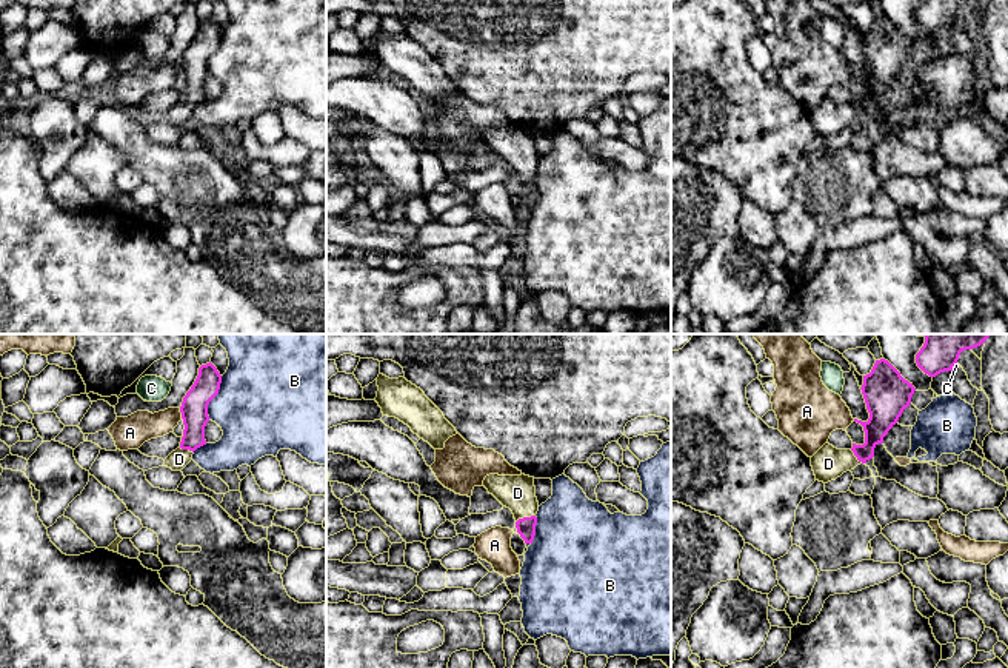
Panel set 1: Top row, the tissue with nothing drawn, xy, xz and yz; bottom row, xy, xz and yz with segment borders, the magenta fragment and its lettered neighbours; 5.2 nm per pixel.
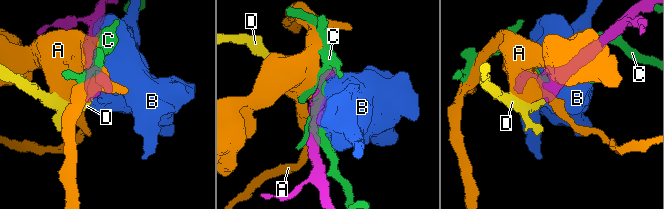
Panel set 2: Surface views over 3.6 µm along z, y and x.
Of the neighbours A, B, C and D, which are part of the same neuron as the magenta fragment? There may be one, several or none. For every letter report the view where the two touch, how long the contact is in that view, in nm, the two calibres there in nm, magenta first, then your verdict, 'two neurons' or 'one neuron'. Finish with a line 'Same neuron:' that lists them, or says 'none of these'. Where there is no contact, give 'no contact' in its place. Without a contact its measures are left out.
A: xy | 60 nm | 140/160 nm | two neurons
B: xy | 240 nm | 140/480 nm | two neurons
C: yz | 50 nm | 160/20 nm | two neurons
D: xz | 110 nm | 100/190 nm | one neuron
Same neuron: D

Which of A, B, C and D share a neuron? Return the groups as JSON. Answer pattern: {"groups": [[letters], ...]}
{"groups": [["A"], ["B"], ["C"], ["D"]]}

